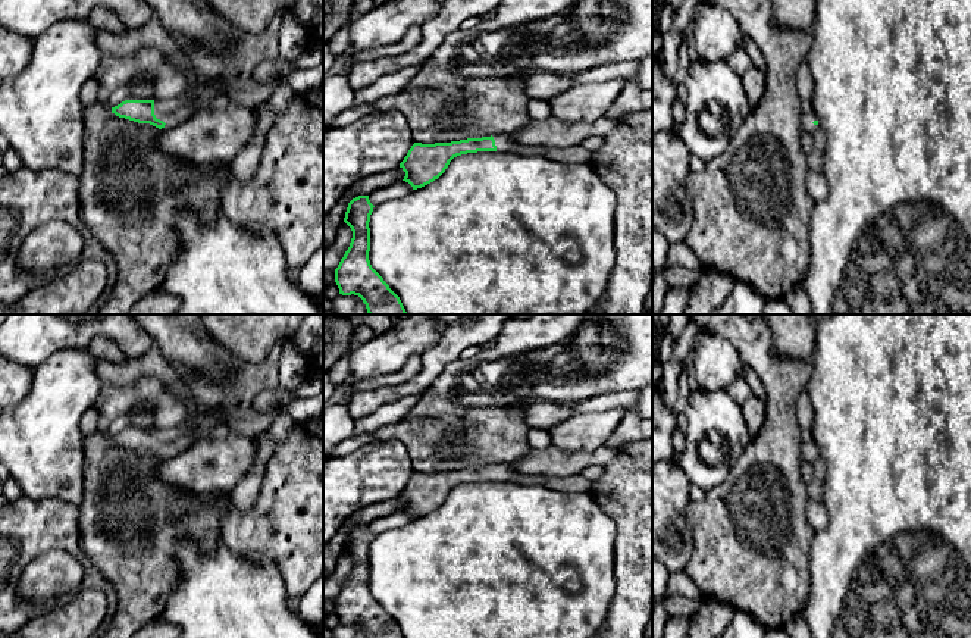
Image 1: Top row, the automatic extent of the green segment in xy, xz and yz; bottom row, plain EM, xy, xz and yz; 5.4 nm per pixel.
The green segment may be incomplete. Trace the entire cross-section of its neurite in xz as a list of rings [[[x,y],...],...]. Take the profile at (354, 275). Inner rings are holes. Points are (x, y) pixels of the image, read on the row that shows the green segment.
[[[358,196],[348,203],[344,222],[351,228],[353,238],[335,269],[335,282],[339,294],[358,295],[369,315],[408,315],[400,297],[372,268],[369,260],[369,222],[373,207],[369,196]]]

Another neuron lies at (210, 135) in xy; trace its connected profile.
[[[239,106],[203,110],[162,132],[159,147],[192,163],[231,162],[254,137],[256,125],[256,112]]]

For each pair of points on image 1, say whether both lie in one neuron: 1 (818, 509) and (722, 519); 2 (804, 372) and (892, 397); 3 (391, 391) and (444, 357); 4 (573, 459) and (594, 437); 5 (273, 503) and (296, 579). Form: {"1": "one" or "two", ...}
{"1": "two", "2": "two", "3": "one", "4": "two", "5": "one"}

